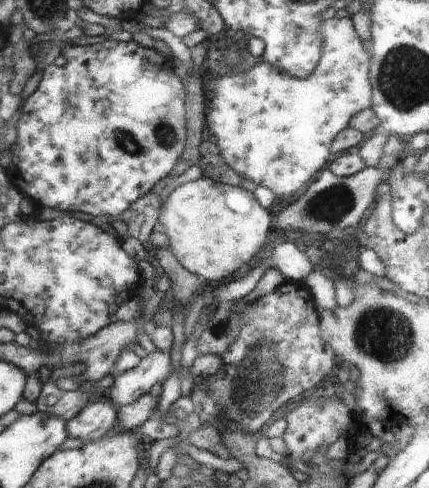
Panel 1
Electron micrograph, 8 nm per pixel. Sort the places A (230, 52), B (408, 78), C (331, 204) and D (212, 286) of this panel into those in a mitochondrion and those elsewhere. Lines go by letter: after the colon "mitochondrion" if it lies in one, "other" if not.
A: mitochondrion
B: mitochondrion
C: mitochondrion
D: other

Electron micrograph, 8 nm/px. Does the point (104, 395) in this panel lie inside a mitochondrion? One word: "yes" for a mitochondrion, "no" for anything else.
no

